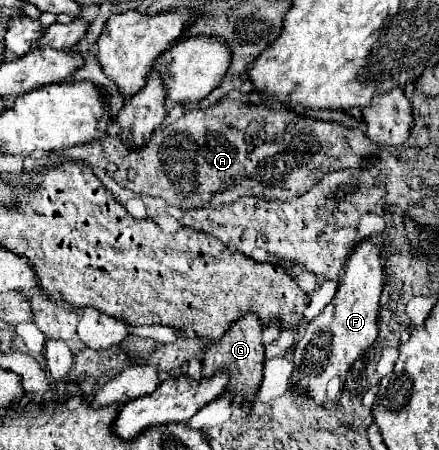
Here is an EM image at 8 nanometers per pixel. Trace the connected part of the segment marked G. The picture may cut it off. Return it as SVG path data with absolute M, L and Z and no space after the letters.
M246 313L236 323L232 323L232 327L224 333L222 339L210 341L206 345L204 359L202 359L202 377L210 377L216 371L226 369L230 373L230 381L234 385L242 385L242 389L226 389L226 391L232 393L232 397L238 399L238 401L254 399L256 391L258 391L258 385L260 385L260 379L262 379L262 365L264 365L262 329L264 327L262 327L256 313Z

